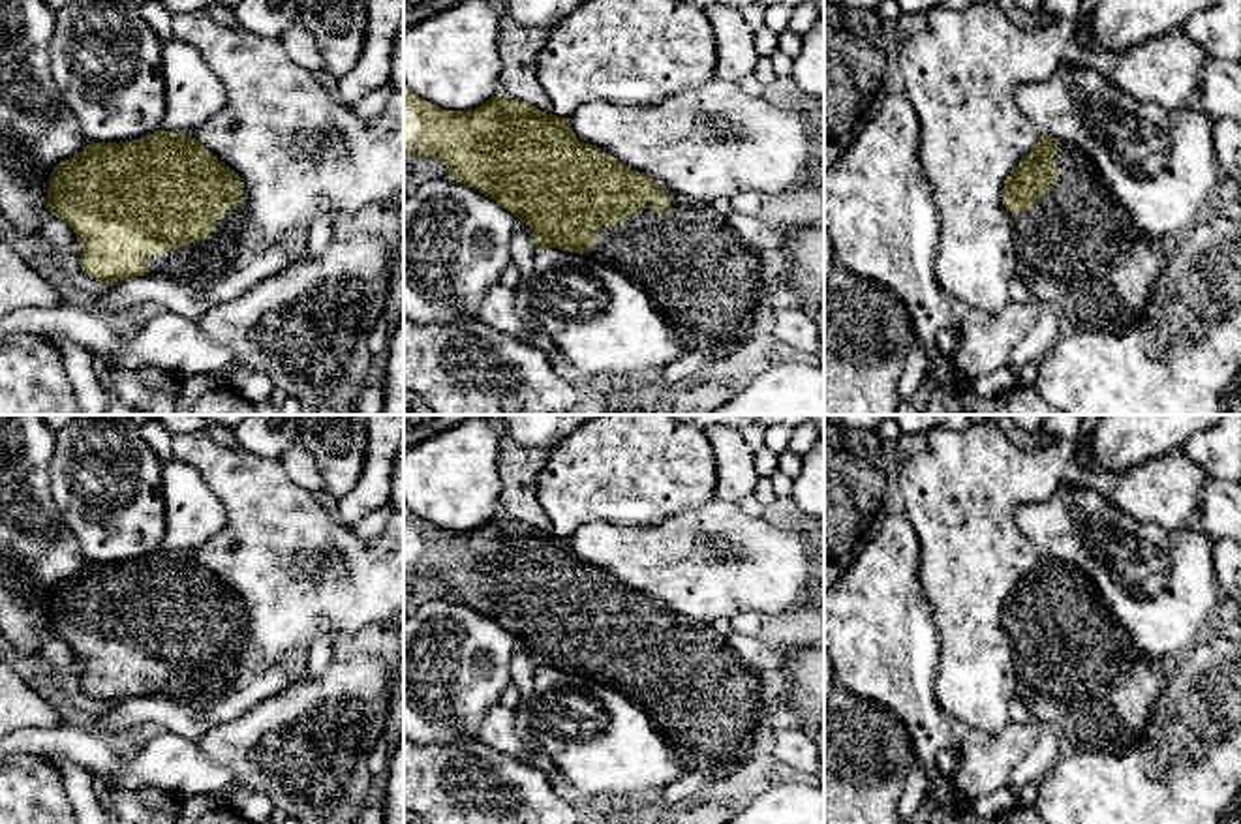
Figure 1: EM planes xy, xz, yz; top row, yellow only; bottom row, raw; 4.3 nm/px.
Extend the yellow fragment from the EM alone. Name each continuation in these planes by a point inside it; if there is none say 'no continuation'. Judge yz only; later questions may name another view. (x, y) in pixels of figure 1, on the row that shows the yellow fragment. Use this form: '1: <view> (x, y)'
1: yz (1080, 256)

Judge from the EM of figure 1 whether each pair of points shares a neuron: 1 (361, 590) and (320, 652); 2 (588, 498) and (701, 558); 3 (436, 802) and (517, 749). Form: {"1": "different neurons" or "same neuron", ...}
{"1": "different neurons", "2": "different neurons", "3": "different neurons"}

